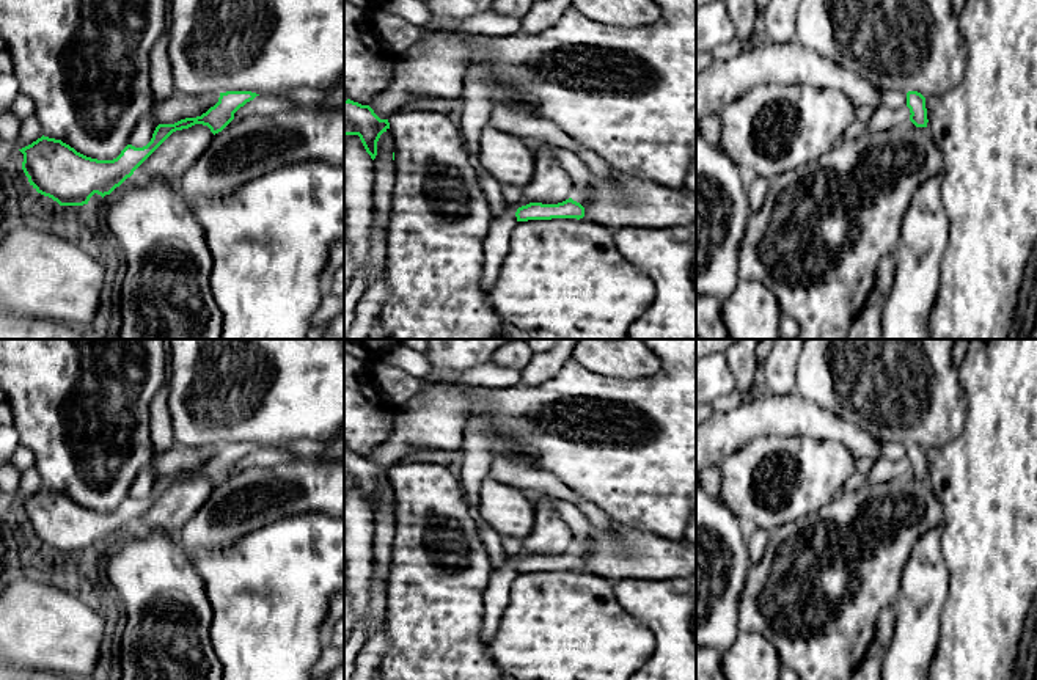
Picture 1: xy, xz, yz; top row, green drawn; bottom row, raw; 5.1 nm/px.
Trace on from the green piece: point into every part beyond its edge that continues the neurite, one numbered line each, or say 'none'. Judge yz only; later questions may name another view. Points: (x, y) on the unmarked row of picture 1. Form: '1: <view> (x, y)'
none

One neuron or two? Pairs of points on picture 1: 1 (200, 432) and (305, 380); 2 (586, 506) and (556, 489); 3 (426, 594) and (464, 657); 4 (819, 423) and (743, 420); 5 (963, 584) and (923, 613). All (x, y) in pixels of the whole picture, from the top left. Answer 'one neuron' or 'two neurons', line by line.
1: one neuron
2: two neurons
3: one neuron
4: one neuron
5: two neurons

